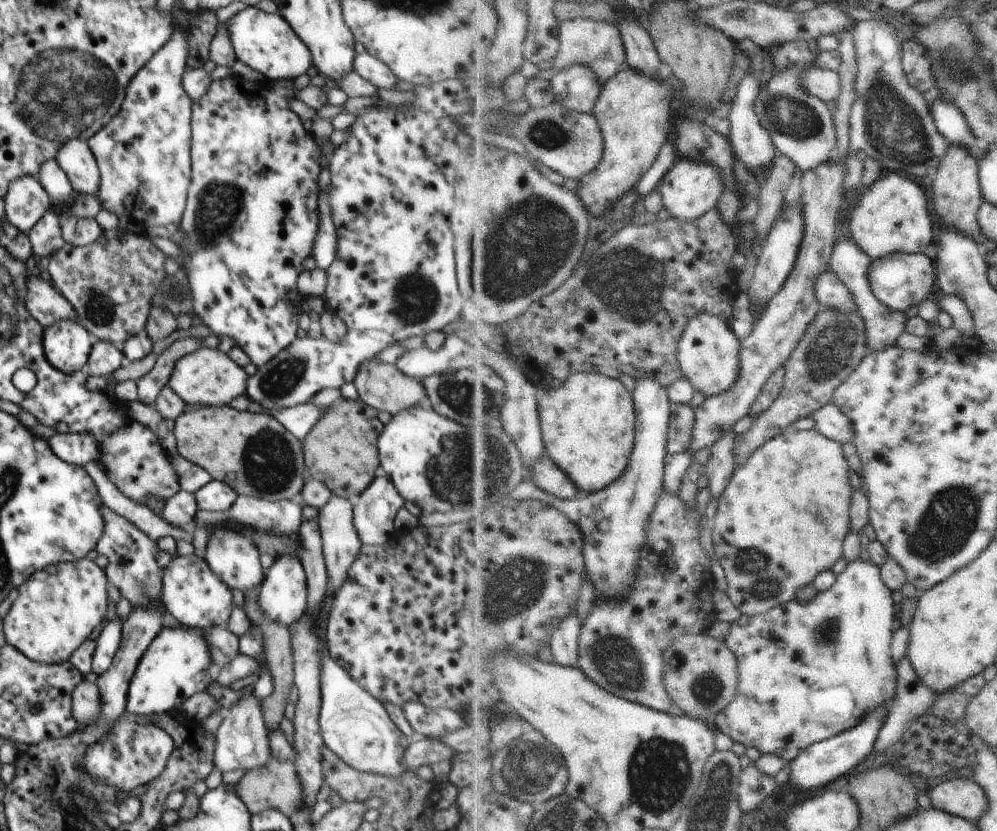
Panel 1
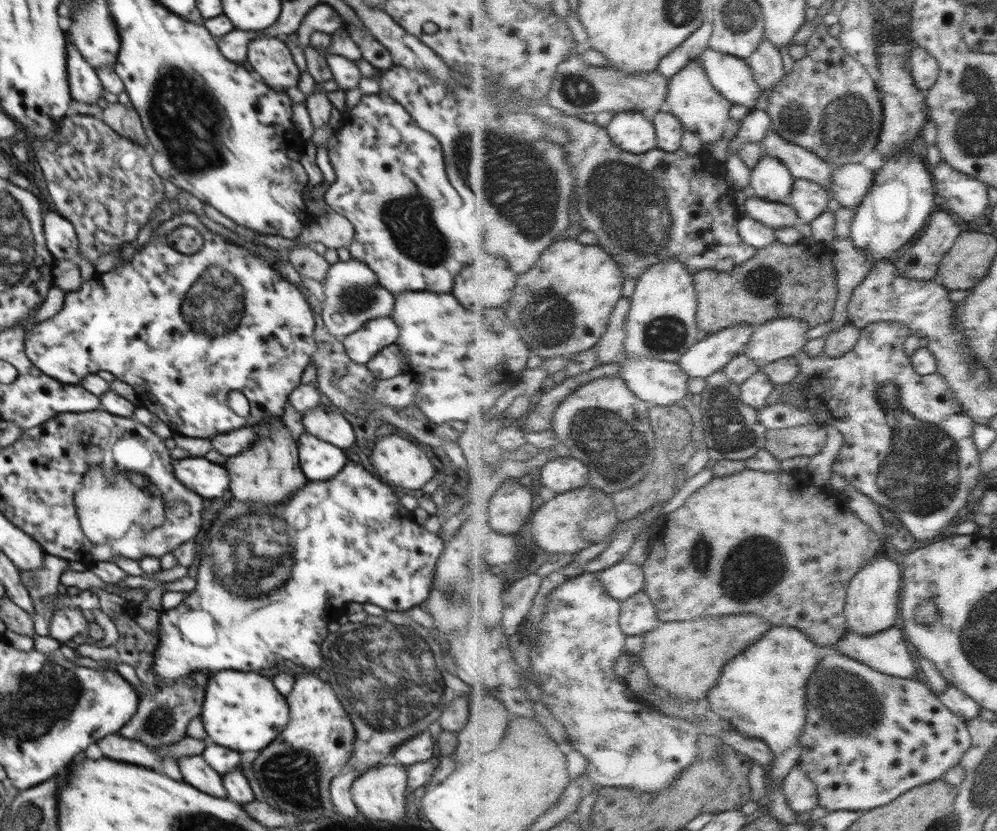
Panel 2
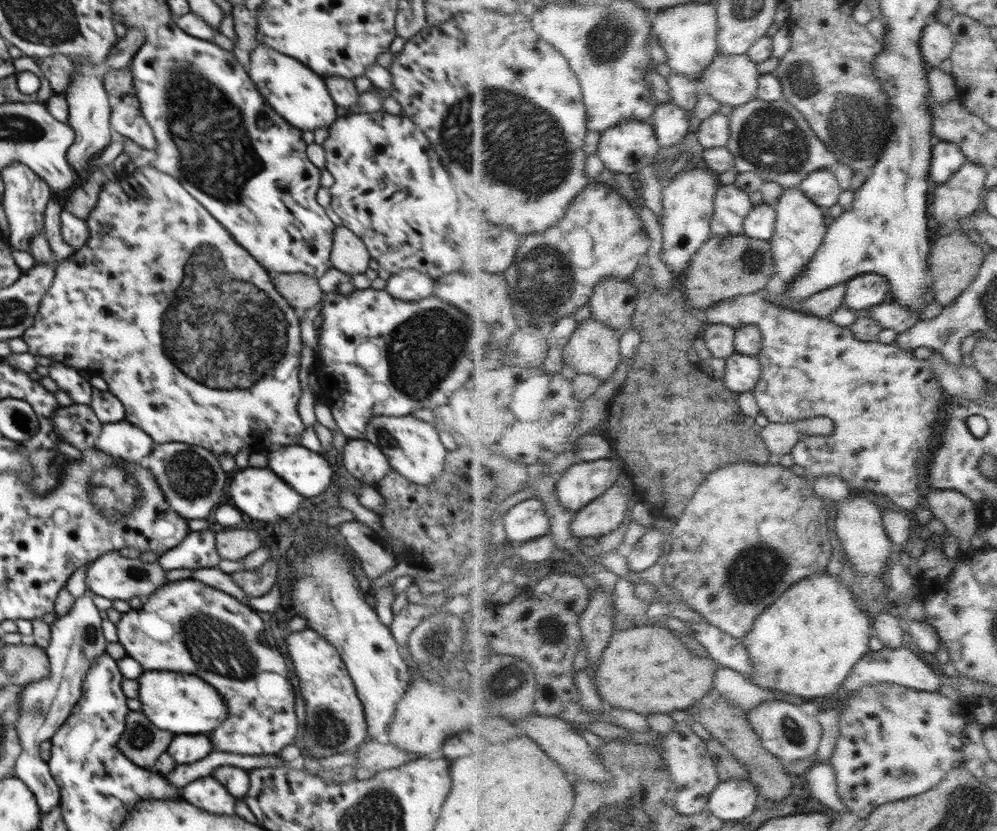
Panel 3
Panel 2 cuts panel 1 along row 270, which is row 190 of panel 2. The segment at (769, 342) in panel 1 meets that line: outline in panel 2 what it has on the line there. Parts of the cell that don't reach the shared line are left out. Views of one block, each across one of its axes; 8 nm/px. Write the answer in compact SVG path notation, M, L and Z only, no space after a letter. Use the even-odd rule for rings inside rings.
M796 179L790 202L796 207L802 220L812 224L827 211L826 206L832 198L835 198L835 193L819 182Z

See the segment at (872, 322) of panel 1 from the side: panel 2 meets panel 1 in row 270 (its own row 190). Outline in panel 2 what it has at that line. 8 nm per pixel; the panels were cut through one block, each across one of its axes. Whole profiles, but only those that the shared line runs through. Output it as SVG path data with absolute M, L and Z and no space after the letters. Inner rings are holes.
M862 163L835 165L832 192L843 206L859 207L875 185L875 171Z

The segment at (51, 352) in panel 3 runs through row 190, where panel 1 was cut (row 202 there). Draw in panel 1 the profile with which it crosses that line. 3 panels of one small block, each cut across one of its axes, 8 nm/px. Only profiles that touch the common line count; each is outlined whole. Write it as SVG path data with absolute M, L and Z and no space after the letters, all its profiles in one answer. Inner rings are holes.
M174 17L175 28L173 29L173 35L171 39L165 43L165 45L151 56L151 59L132 77L132 80L125 88L125 97L121 102L120 112L116 113L116 116L112 117L112 120L108 121L108 124L104 125L104 128L100 129L92 138L87 140L91 151L94 153L97 165L99 166L100 180L99 187L96 196L99 198L102 208L108 210L108 212L114 212L114 214L124 214L130 221L142 223L143 226L169 226L173 224L175 227L181 224L181 217L186 208L188 198L188 187L192 180L191 169L191 106L193 100L186 94L183 87L183 74L187 69L188 58L188 43L185 37L185 31L179 26L179 22L183 21L182 17Z

